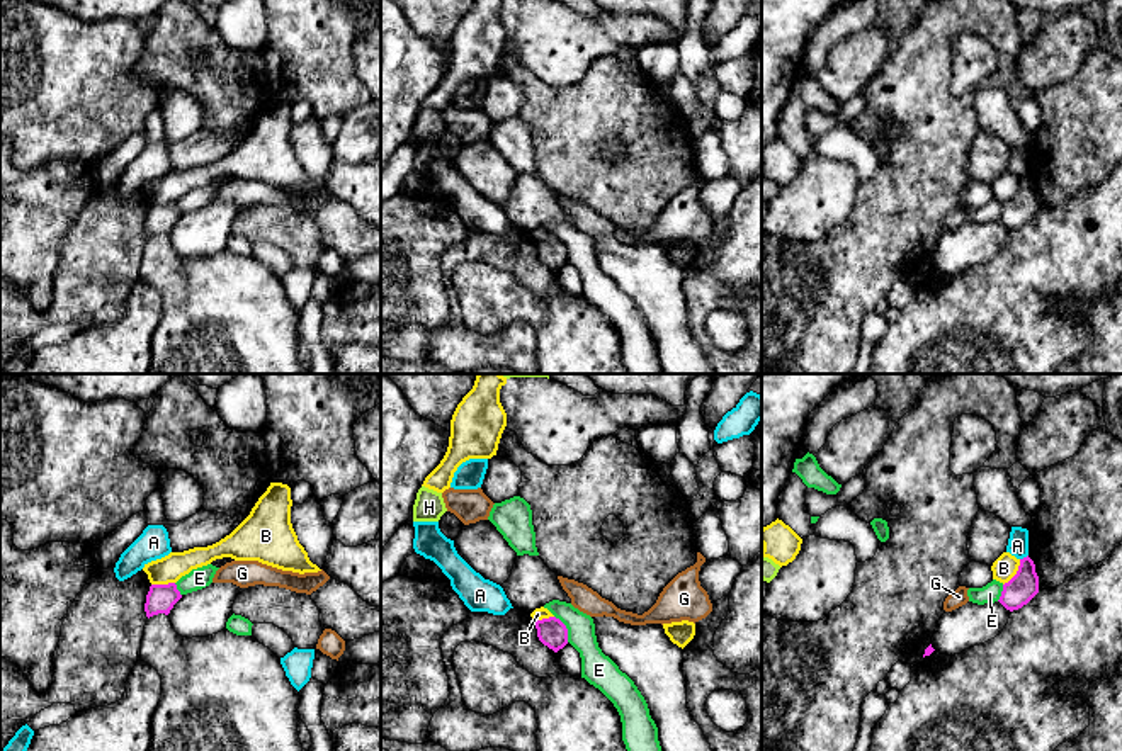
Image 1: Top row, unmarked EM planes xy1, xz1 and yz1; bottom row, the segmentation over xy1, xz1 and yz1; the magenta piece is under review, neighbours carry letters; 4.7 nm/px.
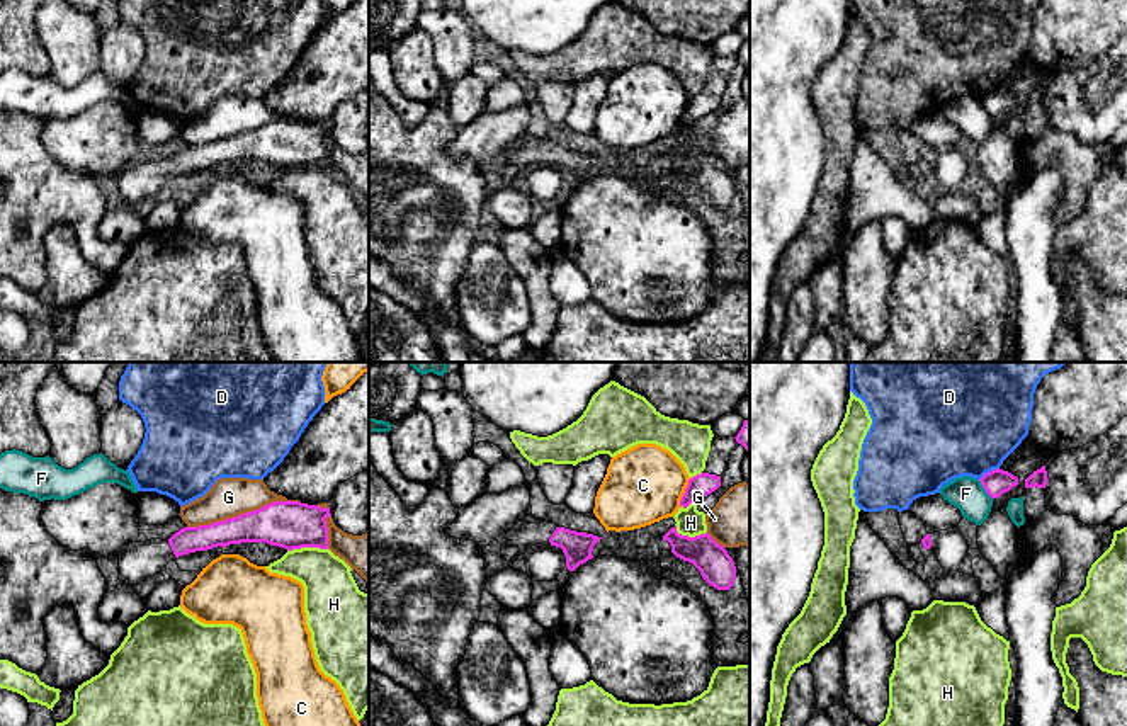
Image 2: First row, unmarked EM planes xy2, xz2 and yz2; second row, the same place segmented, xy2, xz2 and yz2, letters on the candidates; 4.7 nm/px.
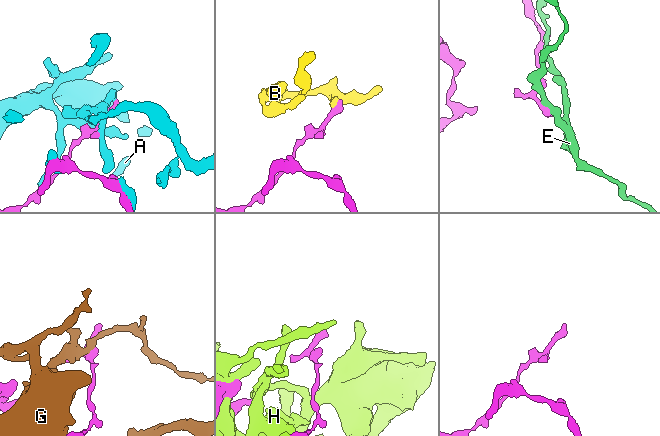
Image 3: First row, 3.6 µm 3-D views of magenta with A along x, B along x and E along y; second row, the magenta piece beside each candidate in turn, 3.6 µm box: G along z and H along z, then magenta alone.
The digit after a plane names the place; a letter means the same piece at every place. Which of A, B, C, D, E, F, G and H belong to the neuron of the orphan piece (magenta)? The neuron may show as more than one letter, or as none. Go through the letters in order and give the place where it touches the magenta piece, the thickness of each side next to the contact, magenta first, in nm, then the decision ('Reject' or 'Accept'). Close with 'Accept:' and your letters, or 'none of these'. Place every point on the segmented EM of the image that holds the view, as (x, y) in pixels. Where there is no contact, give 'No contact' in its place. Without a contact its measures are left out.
A: Touches magenta at yz1 (1024, 558). Thickness 140 nm (magenta) against 100 nm. Reject
B: Touches magenta at yz1 (1017, 573). Thickness 140 nm (magenta) against 110 nm. Reject
C: Touches magenta at xz2 (685, 492). Thickness 110 nm (magenta) against 360 nm. Reject
D: Touches magenta at yz2 (990, 471). Thickness 120 nm (magenta) against 480 nm. Reject
E: Touches magenta at xz1 (566, 629). Thickness 140 nm (magenta) against 160 nm. Reject
F: Touches magenta at yz2 (985, 488). Thickness 120 nm (magenta) against 160 nm. Reject
G: Touches magenta at xy2 (242, 514). Thickness 220 nm (magenta) against 190 nm. Reject
H: Touches magenta at xy2 (306, 546). Thickness 220 nm (magenta) against 260 nm. Reject
Accept: none of these

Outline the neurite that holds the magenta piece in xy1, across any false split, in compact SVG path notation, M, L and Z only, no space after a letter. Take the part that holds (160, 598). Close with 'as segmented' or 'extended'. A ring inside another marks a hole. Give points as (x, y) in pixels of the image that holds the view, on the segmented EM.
M175 583L168 584L151 584L146 595L144 612L146 617L158 613L168 615L173 605L182 598Z | as segmented

